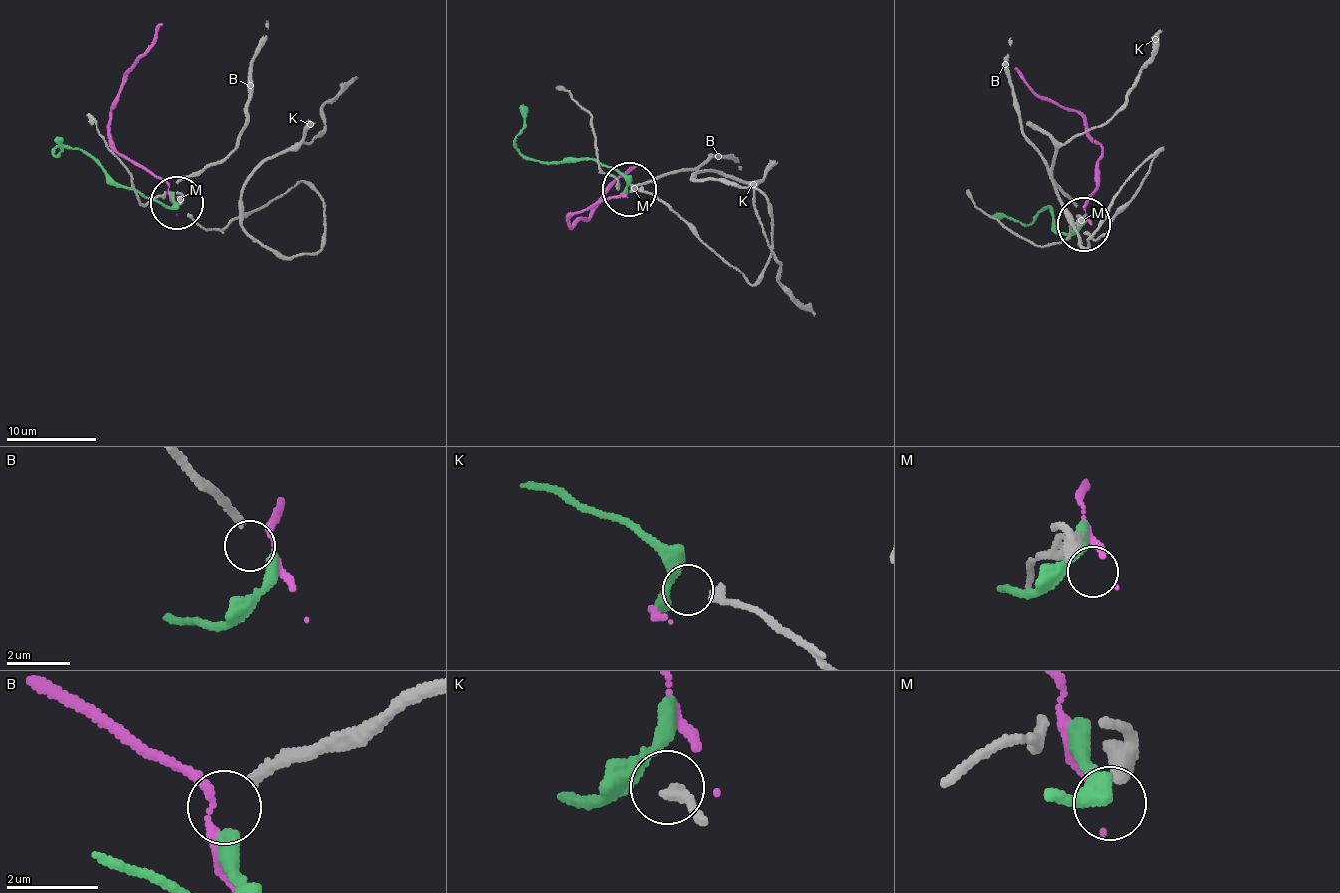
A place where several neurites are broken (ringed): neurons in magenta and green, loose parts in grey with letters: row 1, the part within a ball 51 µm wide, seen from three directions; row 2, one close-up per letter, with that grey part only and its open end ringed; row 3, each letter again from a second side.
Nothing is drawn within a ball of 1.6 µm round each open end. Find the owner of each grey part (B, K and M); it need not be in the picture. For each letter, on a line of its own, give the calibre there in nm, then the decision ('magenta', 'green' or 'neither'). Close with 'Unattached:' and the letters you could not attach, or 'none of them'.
B: calibre 240 nm; green
K: calibre 280 nm; neither
M: calibre 400 nm; magenta
Unattached: K

